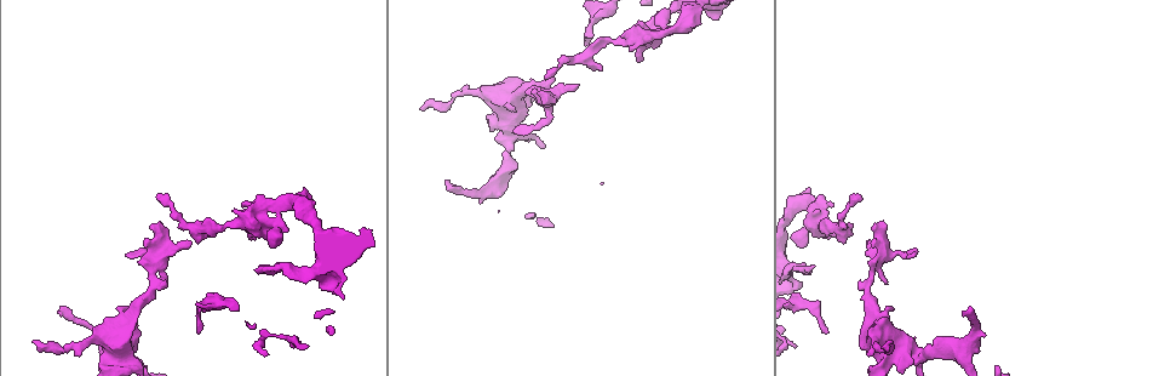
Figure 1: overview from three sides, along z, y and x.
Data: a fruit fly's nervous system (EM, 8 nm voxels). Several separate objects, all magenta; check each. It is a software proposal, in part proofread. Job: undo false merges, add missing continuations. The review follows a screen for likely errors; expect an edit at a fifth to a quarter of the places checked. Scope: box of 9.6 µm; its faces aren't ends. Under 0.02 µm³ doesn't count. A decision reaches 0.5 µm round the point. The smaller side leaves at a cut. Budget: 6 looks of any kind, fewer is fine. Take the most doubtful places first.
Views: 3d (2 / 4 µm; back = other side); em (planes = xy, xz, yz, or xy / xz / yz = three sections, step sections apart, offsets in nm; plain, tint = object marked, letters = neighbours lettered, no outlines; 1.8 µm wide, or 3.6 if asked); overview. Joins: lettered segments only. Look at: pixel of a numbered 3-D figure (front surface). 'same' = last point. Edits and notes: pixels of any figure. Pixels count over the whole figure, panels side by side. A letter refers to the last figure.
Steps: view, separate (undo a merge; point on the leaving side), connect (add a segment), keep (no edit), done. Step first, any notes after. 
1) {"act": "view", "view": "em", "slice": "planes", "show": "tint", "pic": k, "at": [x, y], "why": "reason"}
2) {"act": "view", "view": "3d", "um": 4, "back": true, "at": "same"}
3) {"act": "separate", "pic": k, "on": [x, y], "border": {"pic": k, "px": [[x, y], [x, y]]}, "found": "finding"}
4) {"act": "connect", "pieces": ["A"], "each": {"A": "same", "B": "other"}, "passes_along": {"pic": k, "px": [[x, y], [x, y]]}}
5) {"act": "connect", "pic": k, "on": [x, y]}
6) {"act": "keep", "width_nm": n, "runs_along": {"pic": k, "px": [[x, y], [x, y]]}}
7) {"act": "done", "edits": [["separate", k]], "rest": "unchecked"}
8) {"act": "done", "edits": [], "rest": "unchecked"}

{"act": "view", "view": "em", "slice": "planes", "show": "letters", "pic": 1, "at": [281, 205], "why": "calibre changes"}

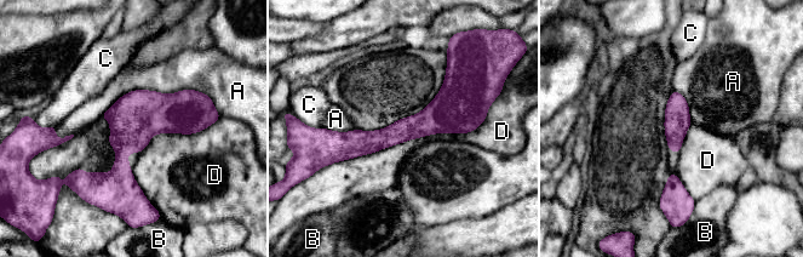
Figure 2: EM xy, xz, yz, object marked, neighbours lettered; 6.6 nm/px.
{"act": "keep", "width_nm": 170, "each": {"A": "other", "B": "other", "C": "other", "D": "other"}, "border": {"pic": 2, "px": [[487, 115], [466, 132], [327, 165]]}, "found": "all the same neuron"}

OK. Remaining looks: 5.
{"act": "view", "view": "3d", "um": 2, "pic": 1, "at": [808, 272], "why": "branch stops here"}

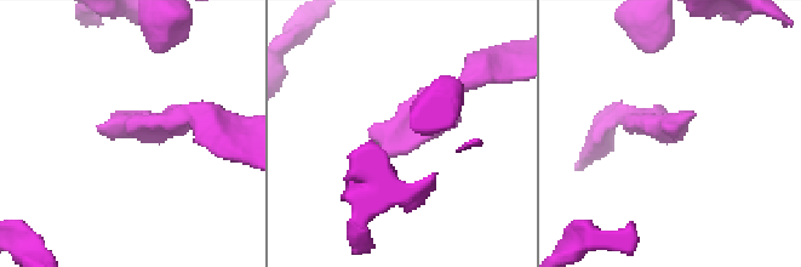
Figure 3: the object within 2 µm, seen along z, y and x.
{"act": "view", "view": "em", "slice": "planes", "show": "tint", "pic": 3, "at": [98, 131], "why": "shape alone is not enough"}

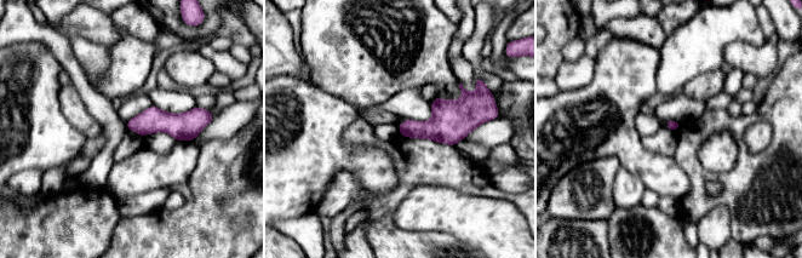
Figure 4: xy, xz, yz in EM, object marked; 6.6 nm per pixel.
{"act": "view", "view": "em", "slice": "planes", "show": "letters", "at": "same", "why": "see the neighbours"}

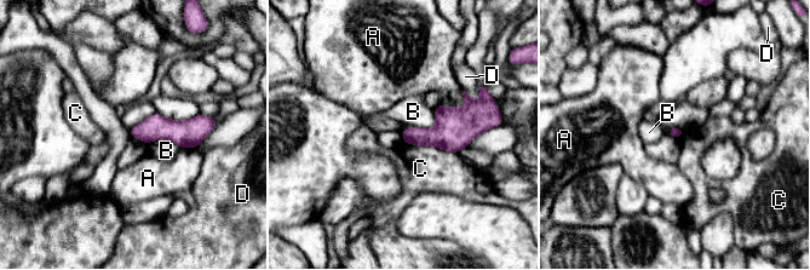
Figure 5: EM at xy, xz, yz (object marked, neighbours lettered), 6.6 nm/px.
{"act": "keep", "longest_contact_nm": ["C", 360], "each": {"A": "other", "B": "other", "C": "other", "D": "other"}, "border": {"pic": 5, "px": [[403, 142], [432, 145], [457, 153]]}, "found": "none of them fits"}

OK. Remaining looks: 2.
{"act": "view", "view": "em", "slice": "yz", "step": 8, "show": "letters", "pic": 1, "at": [546, 77], "why": "tapers out"}

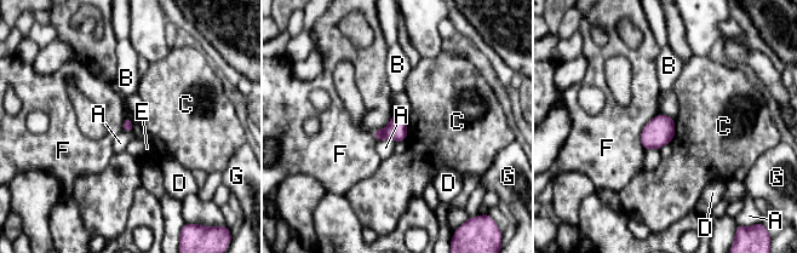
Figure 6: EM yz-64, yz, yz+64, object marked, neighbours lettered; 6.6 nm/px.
{"act": "view", "view": "em", "slice": "planes", "show": "letters", "at": "same"}

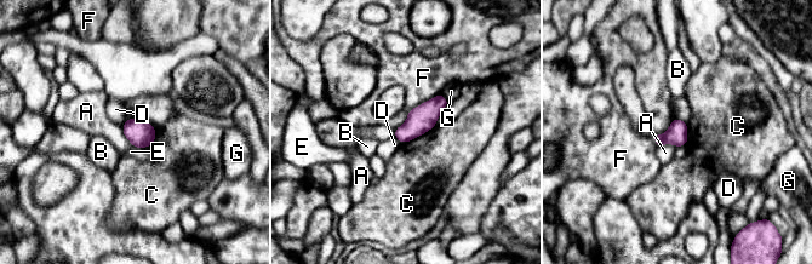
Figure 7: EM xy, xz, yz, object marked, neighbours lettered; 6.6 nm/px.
{"act": "keep", "each": {"A": "other", "B": "other", "C": "other", "D": "other", "E": "other", "F": "other", "G": "other"}, "border": {"pic": 7, "px": [[440, 93], [413, 107], [395, 128]]}, "found": "no lettered segment goes on from it"}

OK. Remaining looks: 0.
{"act": "done", "edits": [], "rest": "unchecked"}

